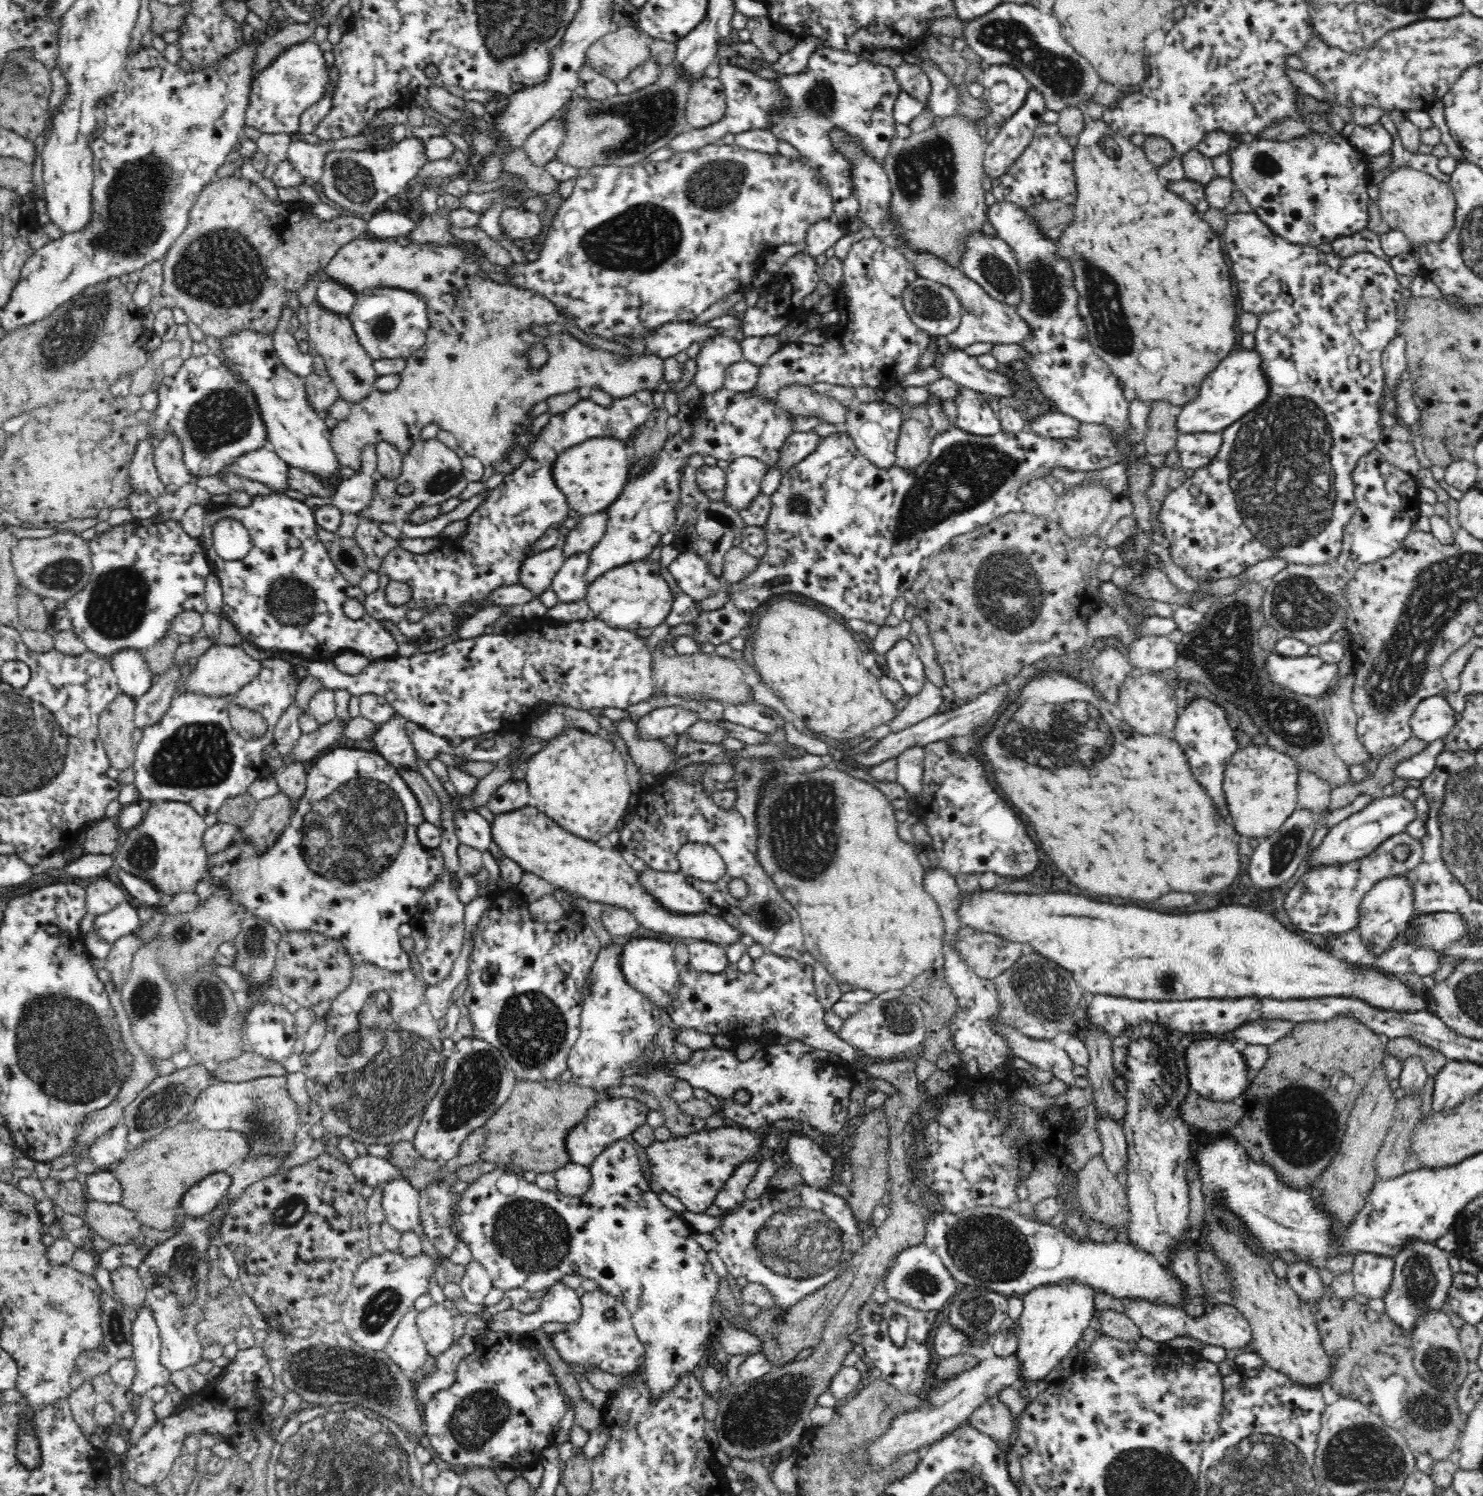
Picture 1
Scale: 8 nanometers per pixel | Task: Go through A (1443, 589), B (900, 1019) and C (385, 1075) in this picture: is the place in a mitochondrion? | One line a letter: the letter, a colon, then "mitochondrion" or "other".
A: mitochondrion
B: mitochondrion
C: mitochondrion

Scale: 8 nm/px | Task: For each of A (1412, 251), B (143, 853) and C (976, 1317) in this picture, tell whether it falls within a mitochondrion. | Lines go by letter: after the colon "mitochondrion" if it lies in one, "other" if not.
A: other
B: mitochondrion
C: mitochondrion

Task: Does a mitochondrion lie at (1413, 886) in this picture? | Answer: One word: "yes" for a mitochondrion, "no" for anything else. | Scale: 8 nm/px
no

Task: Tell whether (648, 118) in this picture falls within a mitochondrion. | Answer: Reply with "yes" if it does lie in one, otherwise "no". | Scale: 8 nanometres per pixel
yes

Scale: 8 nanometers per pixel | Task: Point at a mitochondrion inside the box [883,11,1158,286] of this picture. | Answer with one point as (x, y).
(1063, 75)

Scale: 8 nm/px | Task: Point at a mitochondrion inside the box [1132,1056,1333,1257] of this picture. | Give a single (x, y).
(1278, 1199)

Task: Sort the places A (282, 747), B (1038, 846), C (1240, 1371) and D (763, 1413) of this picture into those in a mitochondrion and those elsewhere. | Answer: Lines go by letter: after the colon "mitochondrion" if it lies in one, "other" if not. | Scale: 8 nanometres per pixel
A: other
B: other
C: other
D: mitochondrion

